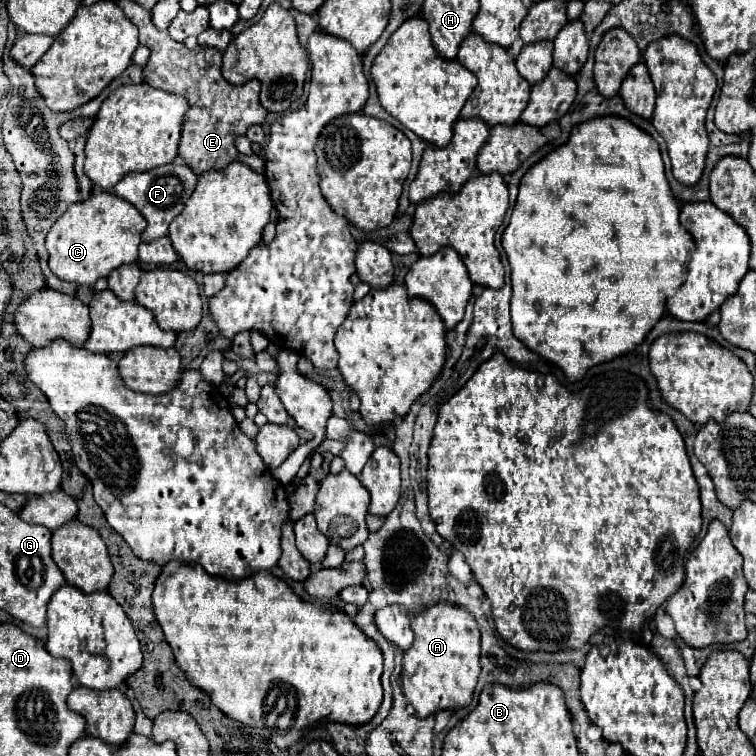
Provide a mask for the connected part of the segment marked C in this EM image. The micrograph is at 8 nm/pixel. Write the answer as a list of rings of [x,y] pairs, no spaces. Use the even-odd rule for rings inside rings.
[[[112,191],[92,193],[86,201],[78,201],[52,225],[46,235],[46,249],[50,253],[48,265],[54,275],[78,285],[94,285],[100,277],[124,263],[136,263],[140,237],[146,229],[146,219],[130,201]]]

